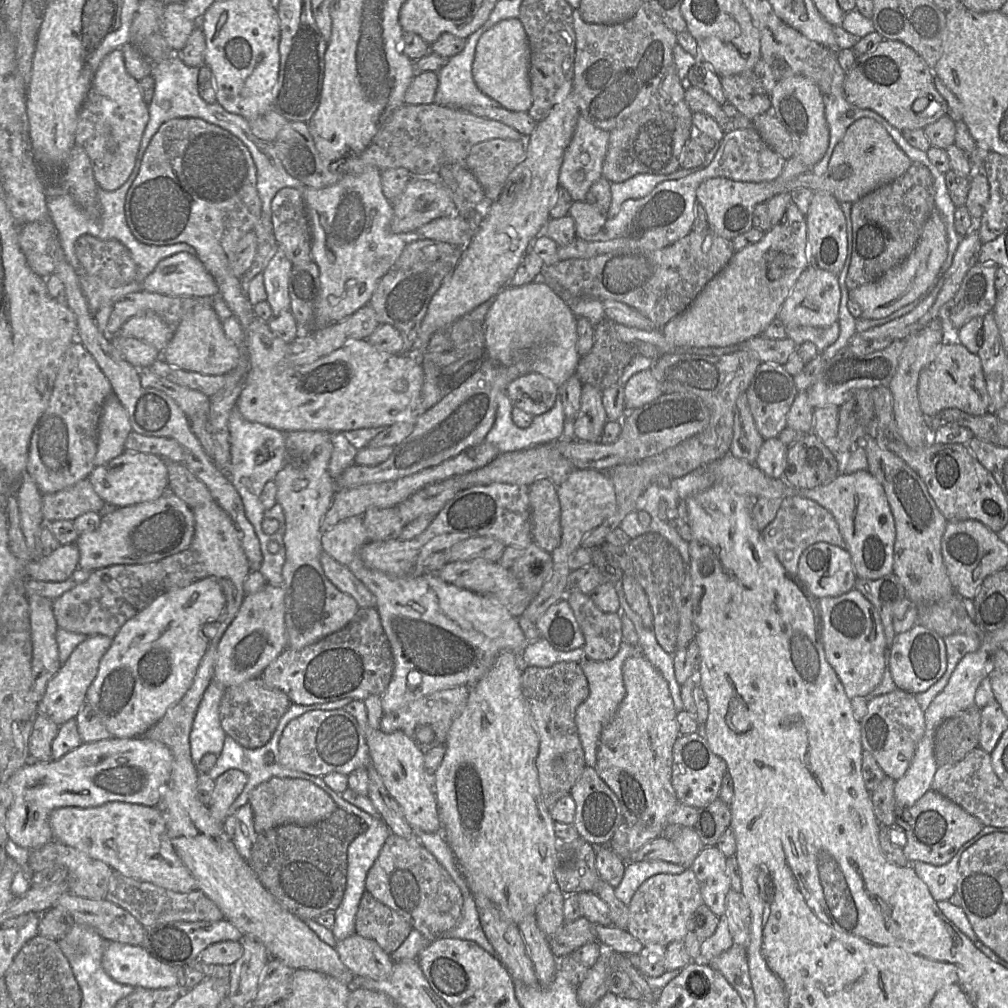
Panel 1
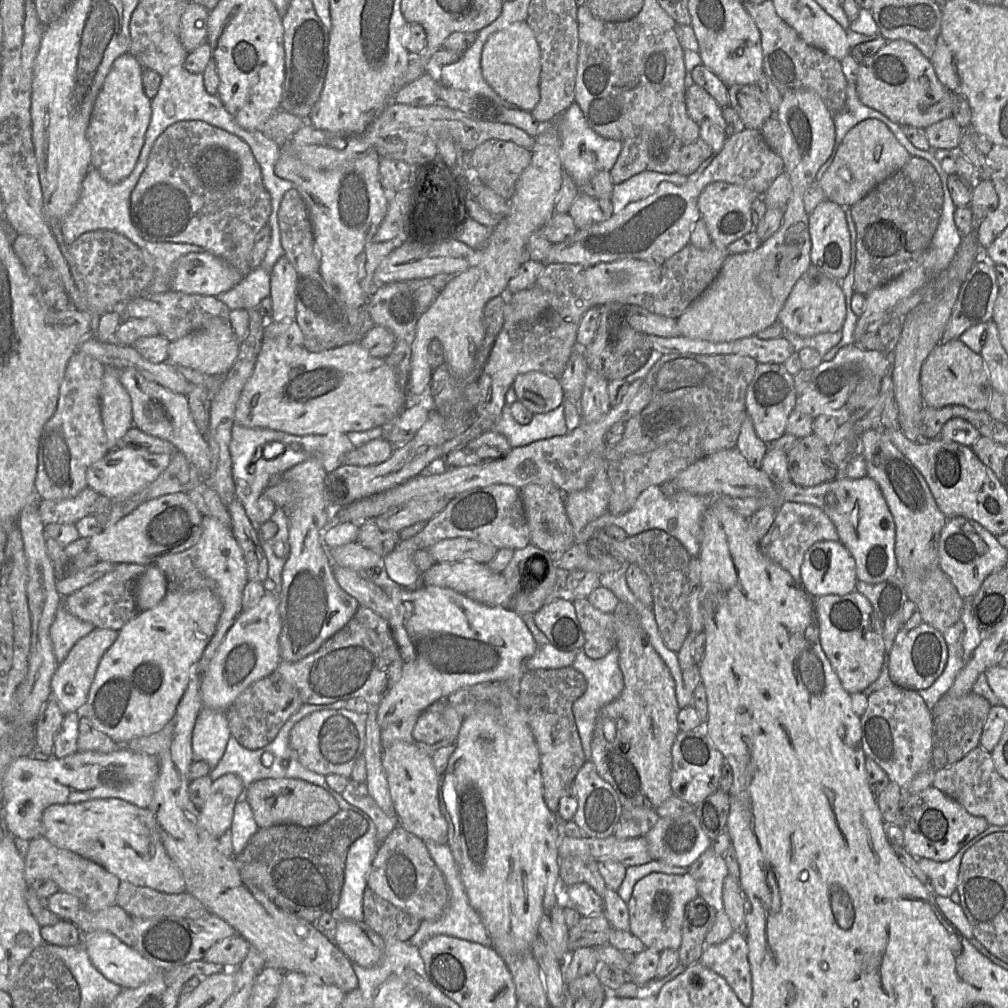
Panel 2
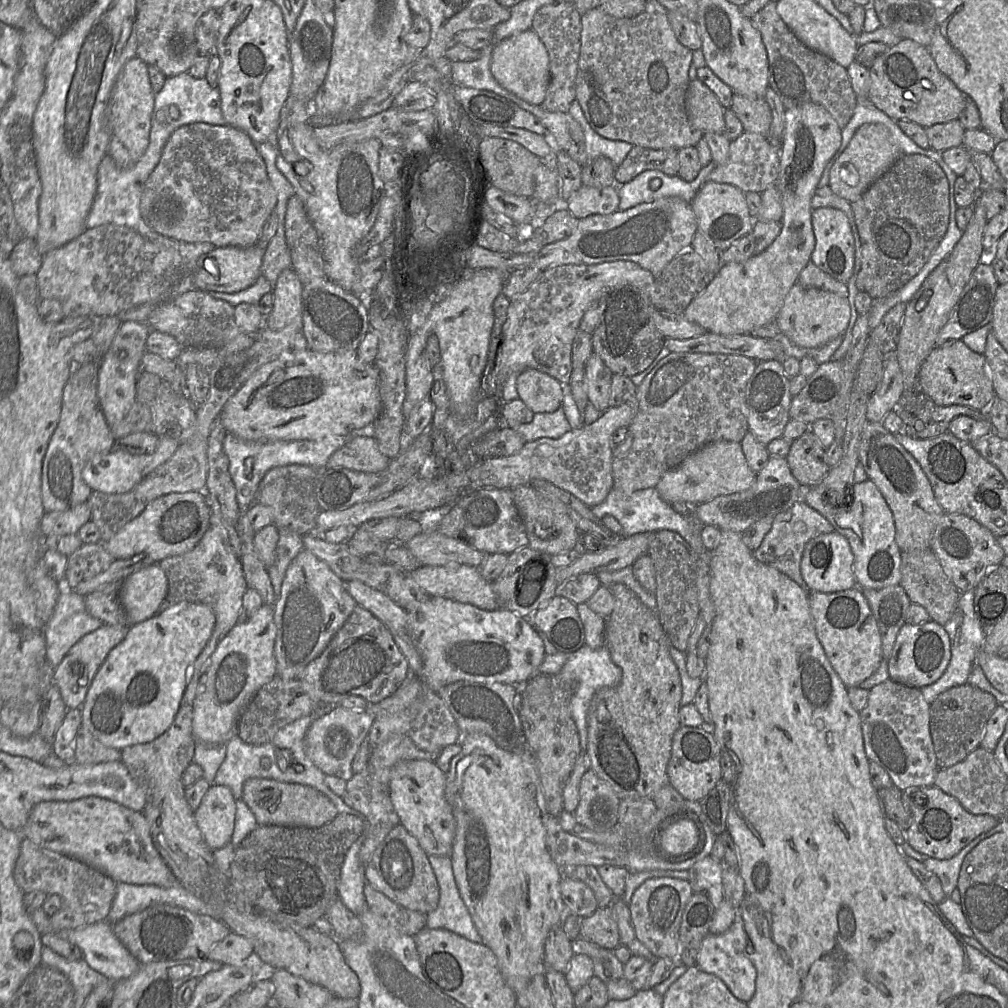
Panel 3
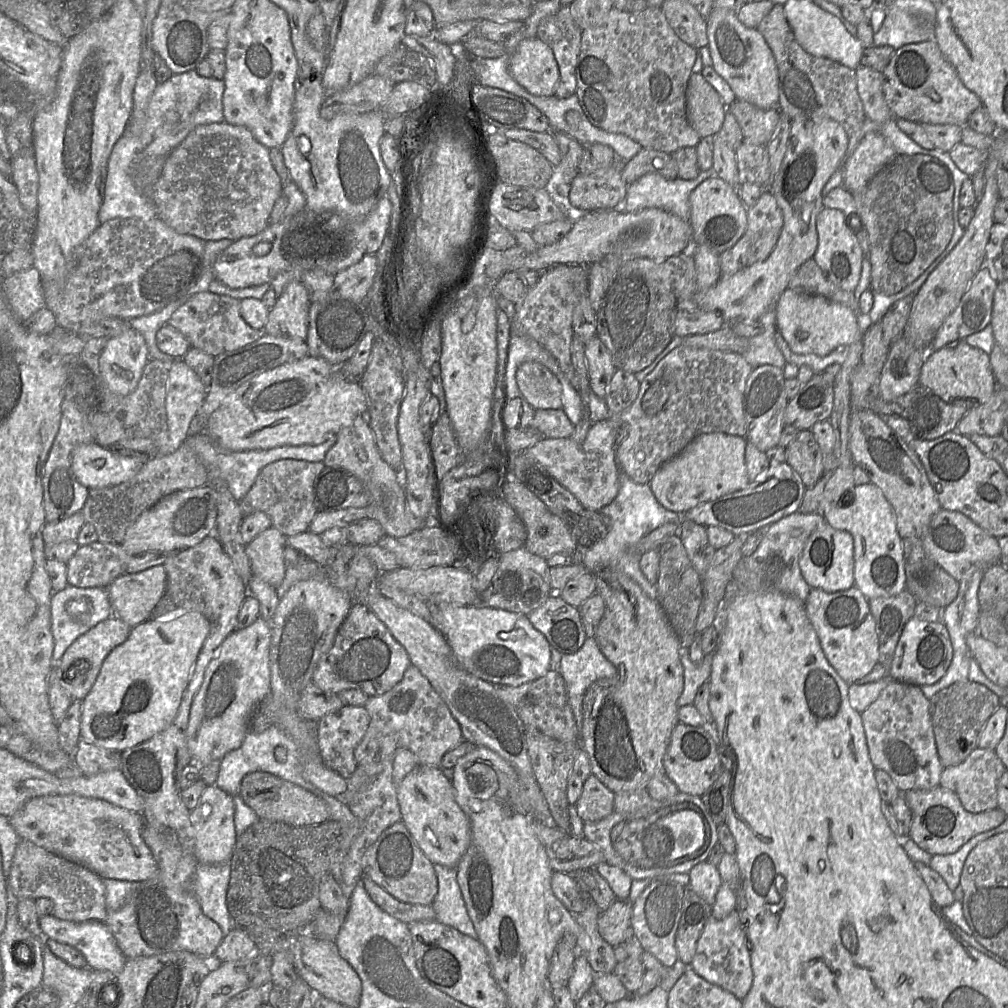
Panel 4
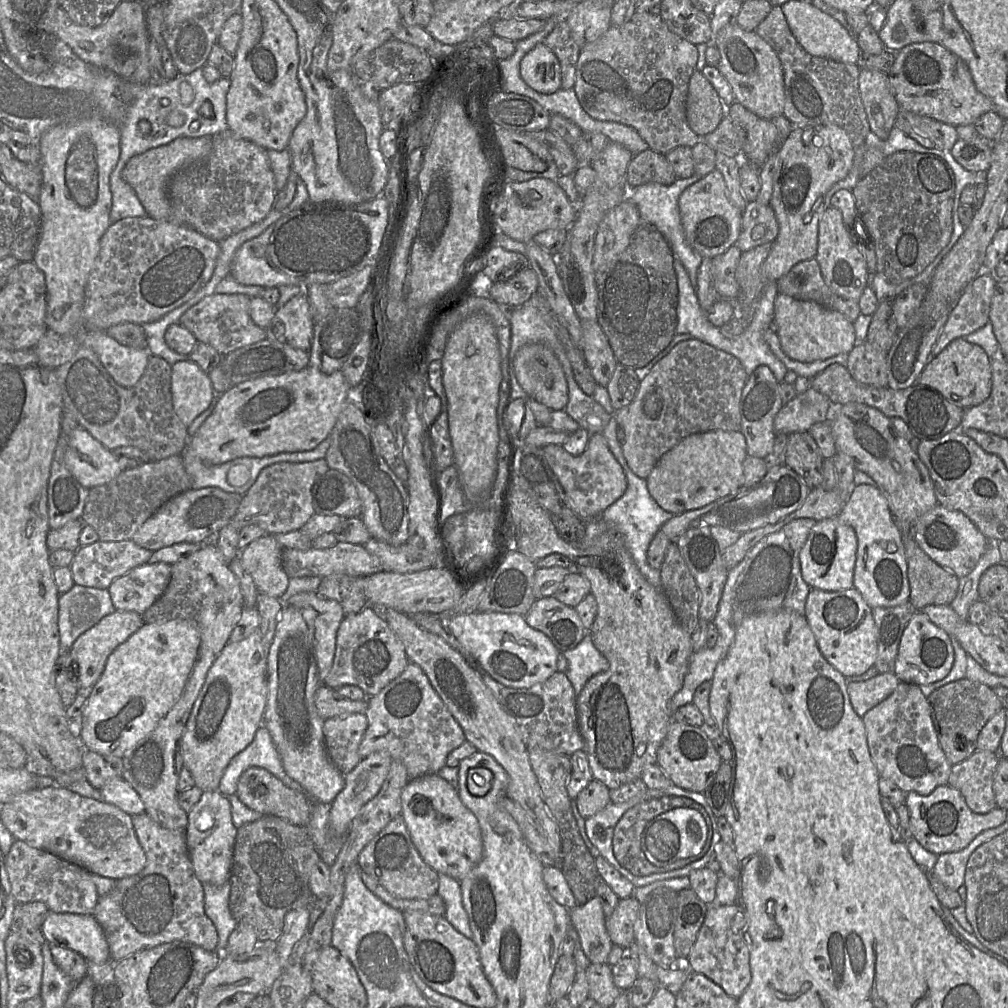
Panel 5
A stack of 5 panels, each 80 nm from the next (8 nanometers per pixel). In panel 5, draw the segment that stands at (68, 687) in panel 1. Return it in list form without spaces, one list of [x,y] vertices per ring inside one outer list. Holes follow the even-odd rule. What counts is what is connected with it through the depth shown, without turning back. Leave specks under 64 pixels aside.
[[[115,610],[104,616],[97,624],[81,634],[69,650],[72,660],[78,665],[76,675],[79,692],[88,692],[98,681],[104,671],[107,658],[144,623],[140,614],[135,611]]]

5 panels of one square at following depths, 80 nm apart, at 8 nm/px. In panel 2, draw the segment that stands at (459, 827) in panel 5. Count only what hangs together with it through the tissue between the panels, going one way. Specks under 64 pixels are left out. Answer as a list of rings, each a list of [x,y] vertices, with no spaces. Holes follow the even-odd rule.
[[[396,741],[383,750],[382,764],[399,825],[422,840],[447,843],[448,823],[439,802],[440,774],[431,756],[416,745]]]

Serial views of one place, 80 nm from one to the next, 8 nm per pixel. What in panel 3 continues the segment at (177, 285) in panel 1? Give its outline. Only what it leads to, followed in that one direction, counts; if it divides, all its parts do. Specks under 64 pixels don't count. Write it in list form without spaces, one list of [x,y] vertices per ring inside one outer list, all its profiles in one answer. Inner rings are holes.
[[[258,242],[250,247],[220,247],[200,256],[192,271],[195,289],[205,292],[237,293],[256,282],[262,275],[261,265],[266,251]]]

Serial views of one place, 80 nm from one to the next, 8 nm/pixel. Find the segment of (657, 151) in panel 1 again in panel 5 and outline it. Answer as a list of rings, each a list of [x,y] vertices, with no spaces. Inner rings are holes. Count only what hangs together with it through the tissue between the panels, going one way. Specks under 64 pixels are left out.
[[[650,148],[634,155],[626,170],[626,185],[633,189],[649,182],[670,185],[677,176],[666,155]]]

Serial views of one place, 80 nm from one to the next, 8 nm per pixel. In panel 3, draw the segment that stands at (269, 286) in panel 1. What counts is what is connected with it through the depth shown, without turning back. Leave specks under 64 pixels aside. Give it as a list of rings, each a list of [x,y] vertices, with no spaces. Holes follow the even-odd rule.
[[[292,268],[283,270],[273,287],[273,309],[265,318],[264,326],[275,331],[302,331],[302,290],[303,284],[296,272]]]

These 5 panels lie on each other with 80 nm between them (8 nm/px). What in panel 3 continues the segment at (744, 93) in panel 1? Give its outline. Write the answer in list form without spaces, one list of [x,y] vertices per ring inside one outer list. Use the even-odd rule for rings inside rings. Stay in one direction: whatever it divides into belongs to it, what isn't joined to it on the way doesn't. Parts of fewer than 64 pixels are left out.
[[[734,93],[729,107],[743,125],[744,131],[768,138],[772,115],[765,98],[752,99]]]

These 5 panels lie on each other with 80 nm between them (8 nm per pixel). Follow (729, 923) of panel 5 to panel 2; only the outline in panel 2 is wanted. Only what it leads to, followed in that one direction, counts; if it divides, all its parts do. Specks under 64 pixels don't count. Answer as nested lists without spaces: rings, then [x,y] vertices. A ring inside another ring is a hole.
[[[734,931],[724,942],[705,945],[700,963],[721,975],[747,1007],[752,1002],[752,975],[745,934]]]

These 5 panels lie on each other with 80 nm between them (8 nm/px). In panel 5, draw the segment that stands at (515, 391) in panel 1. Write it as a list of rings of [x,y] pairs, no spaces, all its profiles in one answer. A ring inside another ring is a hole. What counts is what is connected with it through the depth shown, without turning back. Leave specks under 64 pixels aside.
[[[539,343],[522,346],[514,357],[514,373],[528,398],[534,399],[552,411],[563,410],[566,407],[567,381],[558,358],[547,346]]]

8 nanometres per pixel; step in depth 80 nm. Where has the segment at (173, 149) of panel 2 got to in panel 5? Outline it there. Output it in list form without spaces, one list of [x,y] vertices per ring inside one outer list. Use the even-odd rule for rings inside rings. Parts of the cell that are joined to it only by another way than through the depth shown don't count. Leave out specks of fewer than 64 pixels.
[[[229,129],[212,136],[209,155],[180,169],[167,183],[172,219],[217,242],[265,218],[277,193],[266,149]]]

